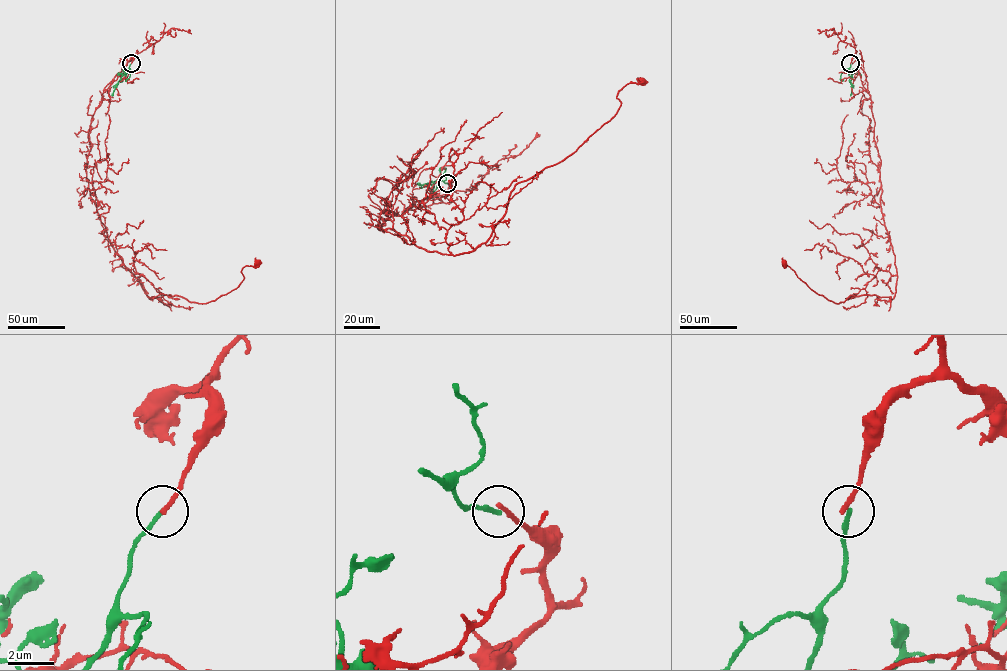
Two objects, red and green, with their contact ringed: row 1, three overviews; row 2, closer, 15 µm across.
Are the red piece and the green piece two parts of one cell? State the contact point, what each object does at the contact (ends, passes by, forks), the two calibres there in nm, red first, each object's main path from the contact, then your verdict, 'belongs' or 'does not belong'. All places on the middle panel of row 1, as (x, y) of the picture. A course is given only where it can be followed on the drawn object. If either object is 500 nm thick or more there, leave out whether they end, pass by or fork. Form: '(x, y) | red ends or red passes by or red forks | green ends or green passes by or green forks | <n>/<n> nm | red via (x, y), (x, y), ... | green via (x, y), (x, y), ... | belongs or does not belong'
(447, 183) | red ends | green ends | 200/200 nm | red via (447, 183), (378, 228), (472, 251), (517, 184), (641, 83) | green via (447, 183), (436, 180), (423, 186), (419, 182) | does not belong

